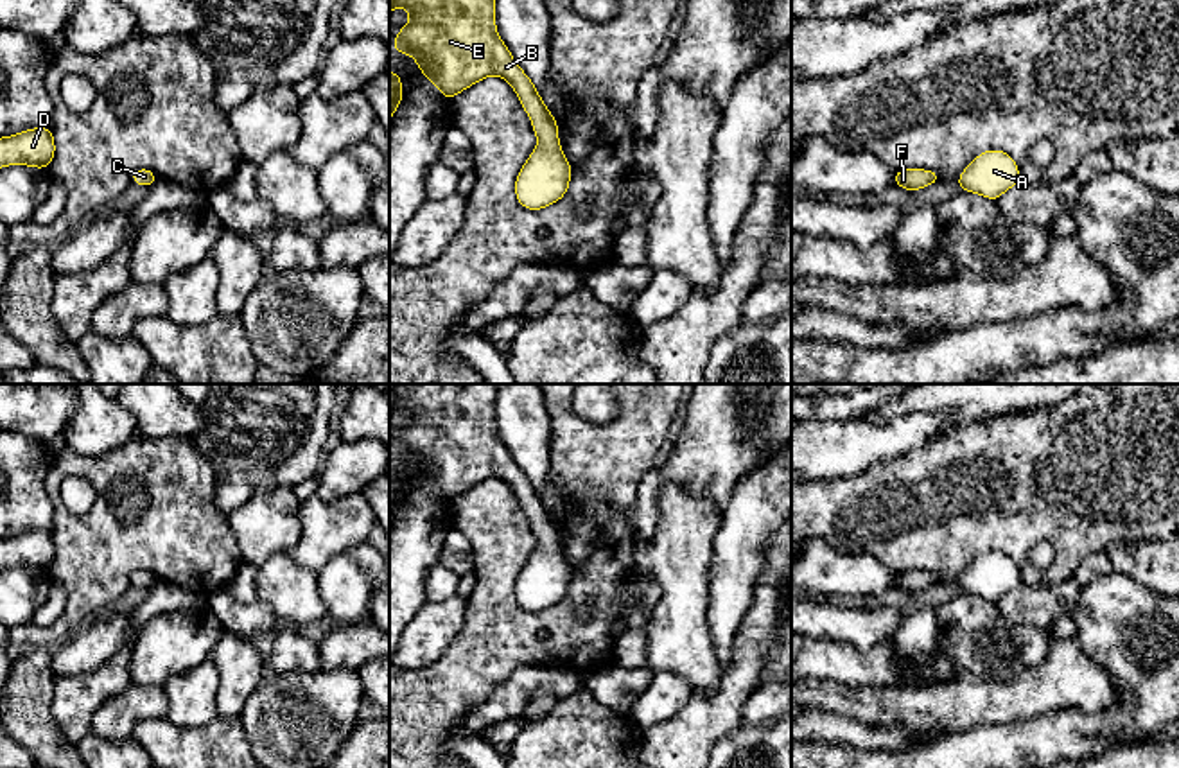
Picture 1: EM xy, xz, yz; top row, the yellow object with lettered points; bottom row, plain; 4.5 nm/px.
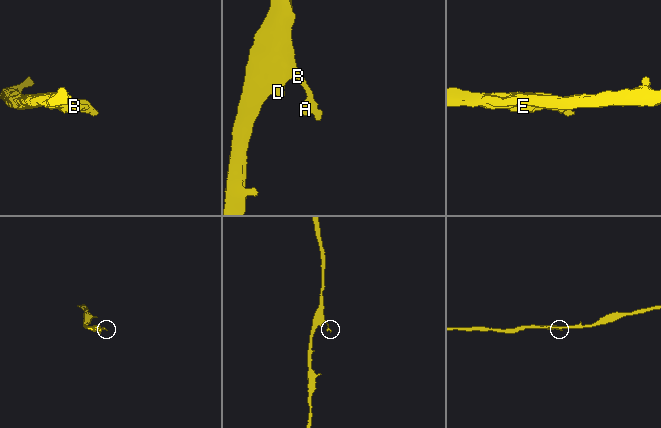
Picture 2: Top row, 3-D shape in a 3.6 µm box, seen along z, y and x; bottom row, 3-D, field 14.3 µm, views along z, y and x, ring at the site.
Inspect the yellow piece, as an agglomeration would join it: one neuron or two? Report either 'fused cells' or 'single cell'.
single cell

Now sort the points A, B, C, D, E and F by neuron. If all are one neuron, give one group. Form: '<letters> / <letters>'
A B C D E F

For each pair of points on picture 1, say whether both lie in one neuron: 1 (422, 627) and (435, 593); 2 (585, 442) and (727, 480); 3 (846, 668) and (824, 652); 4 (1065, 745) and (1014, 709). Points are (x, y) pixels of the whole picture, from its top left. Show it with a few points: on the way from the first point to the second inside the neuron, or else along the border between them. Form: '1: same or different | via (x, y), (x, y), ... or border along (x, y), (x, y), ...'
1: different | border along (456, 593), (440, 602), (427, 602)
2: different | border along (654, 467), (639, 481), (634, 505)
3: same | via (840, 663), (829, 657)
4: different | border along (1070, 709), (987, 725)

